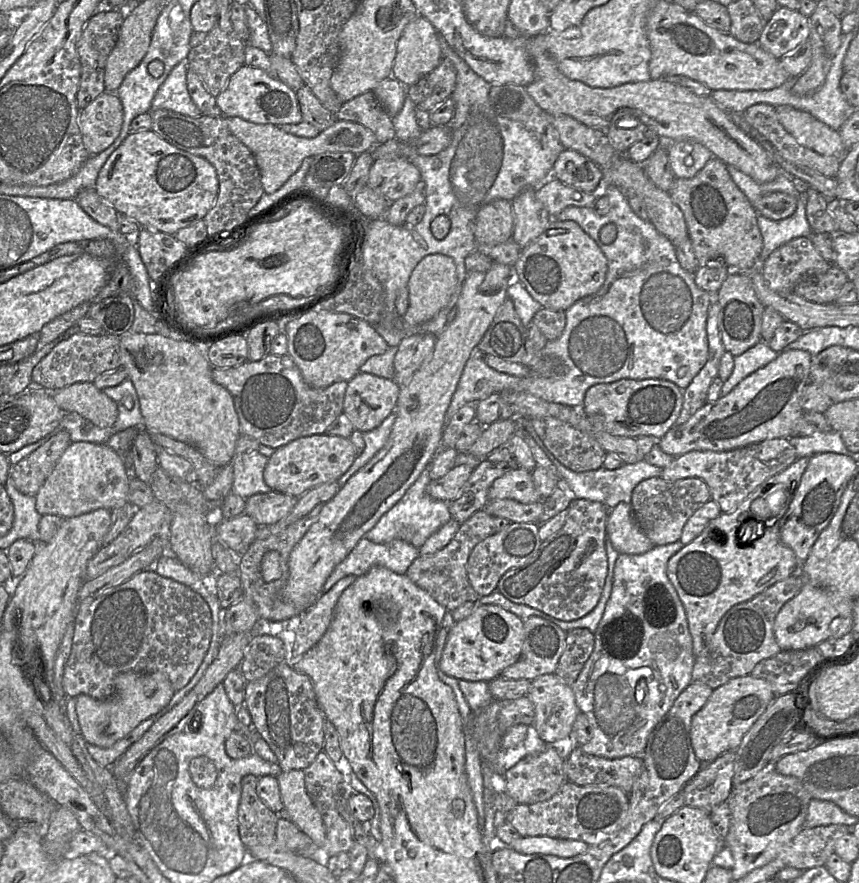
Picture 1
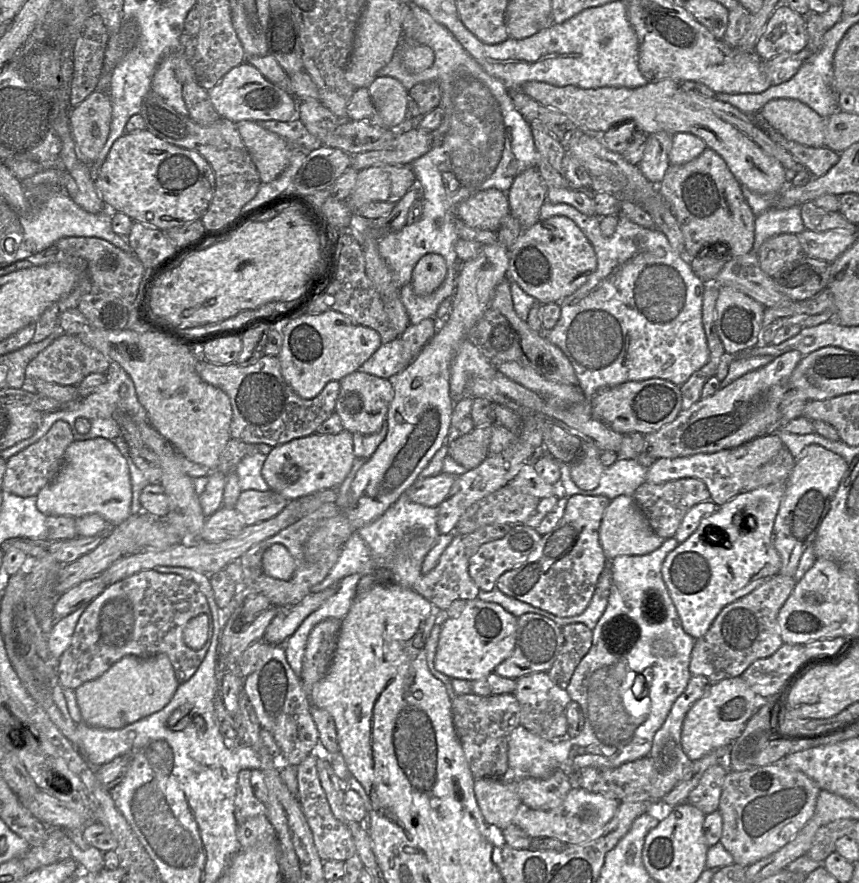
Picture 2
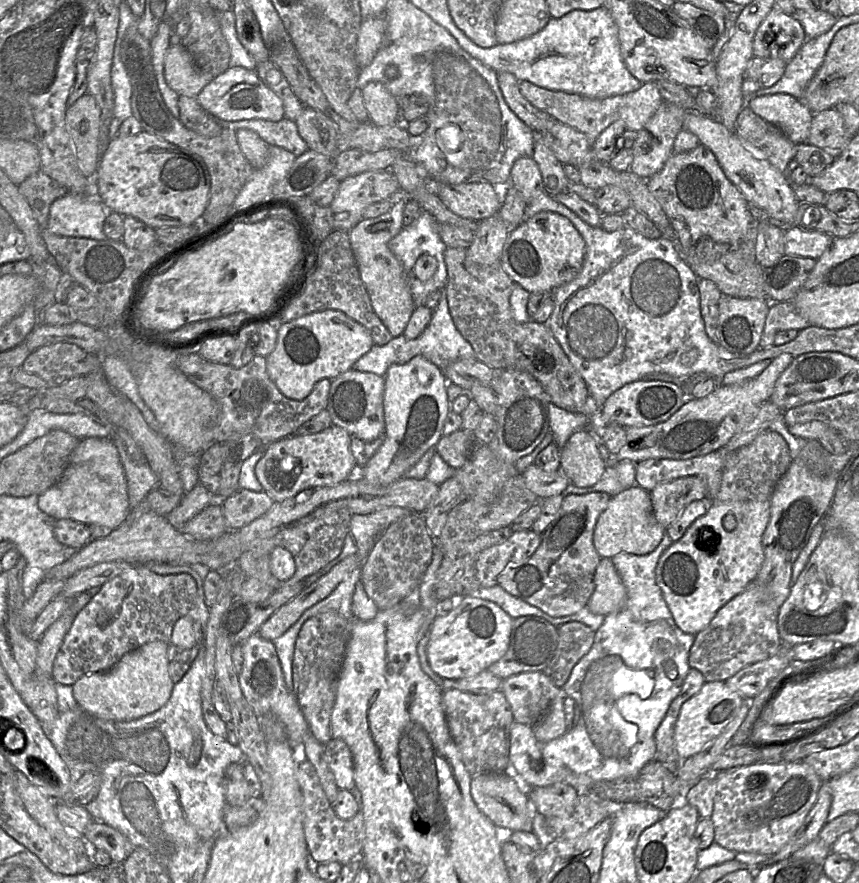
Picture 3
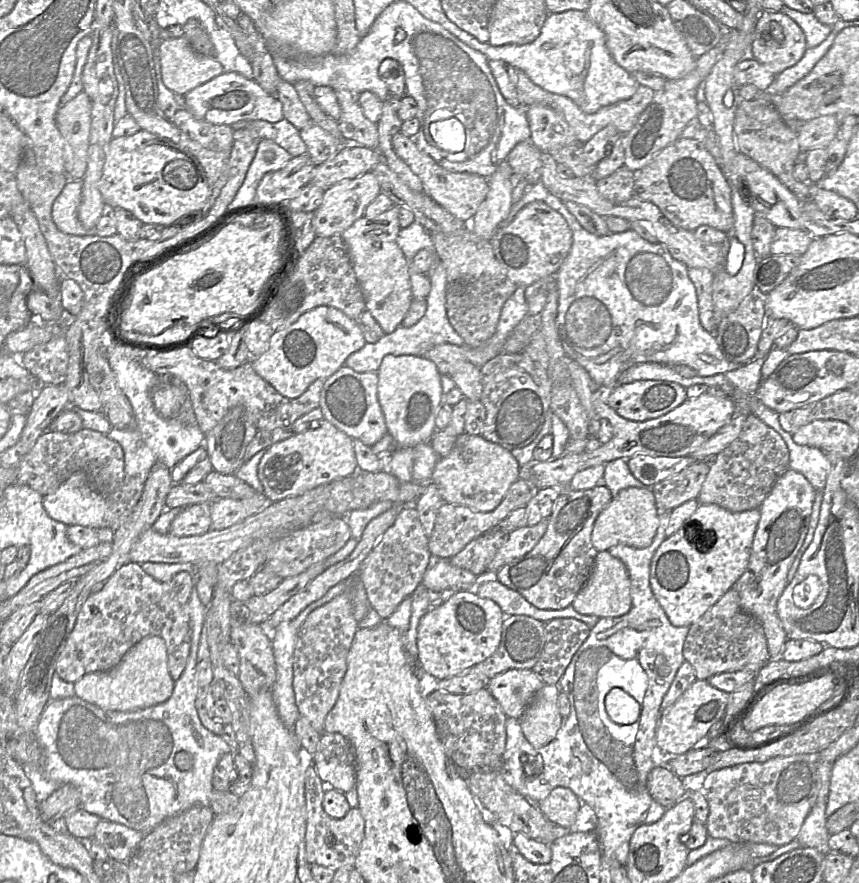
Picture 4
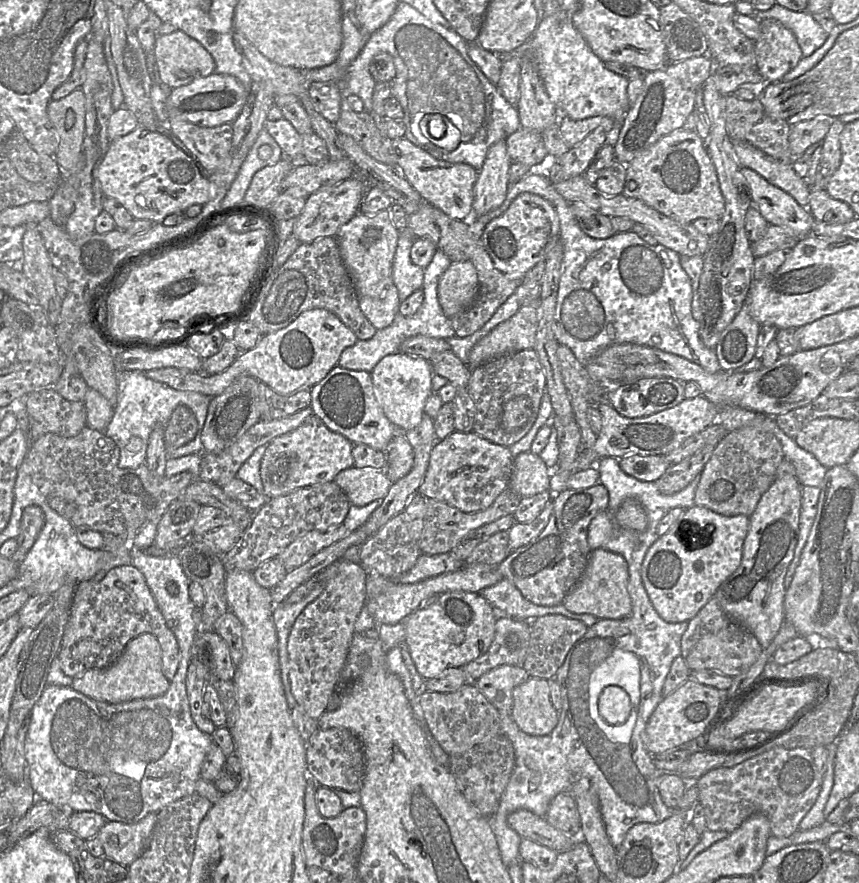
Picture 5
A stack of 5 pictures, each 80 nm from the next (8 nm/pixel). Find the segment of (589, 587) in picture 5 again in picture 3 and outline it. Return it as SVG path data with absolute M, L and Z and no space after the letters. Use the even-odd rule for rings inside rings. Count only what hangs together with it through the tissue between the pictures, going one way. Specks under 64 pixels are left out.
M601 558L594 576L595 588L587 607L594 614L607 616L626 603L626 589L610 558Z

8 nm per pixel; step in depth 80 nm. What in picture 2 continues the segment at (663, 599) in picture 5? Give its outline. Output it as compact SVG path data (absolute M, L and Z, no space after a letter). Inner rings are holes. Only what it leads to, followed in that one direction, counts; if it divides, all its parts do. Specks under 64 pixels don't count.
M786 484L769 485L744 492L701 520L696 531L671 551L662 564L662 578L679 614L684 631L695 640L706 634L720 611L730 603L748 595L780 573L781 558L773 545L773 528L785 494ZM706 528L710 532L701 537Z

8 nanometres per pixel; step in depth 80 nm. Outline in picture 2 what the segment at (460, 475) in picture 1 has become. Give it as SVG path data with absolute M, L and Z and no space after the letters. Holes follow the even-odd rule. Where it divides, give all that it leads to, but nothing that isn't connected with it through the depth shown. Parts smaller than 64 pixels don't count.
M448 473L417 479L404 494L414 503L436 507L447 497L456 477Z

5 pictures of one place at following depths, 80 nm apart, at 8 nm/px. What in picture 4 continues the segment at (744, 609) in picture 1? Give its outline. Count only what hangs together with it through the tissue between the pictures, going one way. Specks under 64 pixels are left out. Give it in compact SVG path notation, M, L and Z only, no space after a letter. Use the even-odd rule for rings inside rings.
M735 589L727 591L689 627L683 656L692 665L699 680L708 680L724 672L759 671L770 660L764 629L756 618L741 608L739 594Z

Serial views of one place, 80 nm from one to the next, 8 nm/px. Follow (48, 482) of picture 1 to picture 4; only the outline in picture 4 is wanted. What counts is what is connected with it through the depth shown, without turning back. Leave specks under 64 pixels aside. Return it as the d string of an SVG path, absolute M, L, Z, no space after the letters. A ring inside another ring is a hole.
M82 473L73 474L53 493L44 496L42 504L52 519L67 526L107 527L106 500L90 487Z

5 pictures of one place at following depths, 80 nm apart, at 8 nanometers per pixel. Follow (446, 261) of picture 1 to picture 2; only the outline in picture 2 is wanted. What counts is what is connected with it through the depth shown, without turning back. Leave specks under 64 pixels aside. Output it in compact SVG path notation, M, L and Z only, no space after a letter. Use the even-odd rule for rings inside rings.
M437 253L423 255L412 271L410 284L418 296L433 293L444 281L447 265L443 256Z

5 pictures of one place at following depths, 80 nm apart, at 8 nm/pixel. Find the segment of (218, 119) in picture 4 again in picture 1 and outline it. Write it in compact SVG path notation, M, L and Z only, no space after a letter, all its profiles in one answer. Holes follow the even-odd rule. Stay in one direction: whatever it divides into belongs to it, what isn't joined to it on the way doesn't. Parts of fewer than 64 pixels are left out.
M246 64L230 77L226 87L215 100L225 117L239 117L257 124L276 126L303 121L296 91L273 74Z

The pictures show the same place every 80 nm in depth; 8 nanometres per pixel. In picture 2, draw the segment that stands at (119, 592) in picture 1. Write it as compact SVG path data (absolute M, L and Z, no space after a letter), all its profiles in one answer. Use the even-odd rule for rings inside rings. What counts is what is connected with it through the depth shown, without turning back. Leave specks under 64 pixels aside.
M143 570L129 577L126 577L120 581L109 584L100 595L98 595L91 603L88 604L88 606L85 608L85 610L81 614L76 624L71 643L69 647L60 656L58 664L57 664L57 674L59 678L59 683L63 688L71 688L72 690L75 690L81 684L87 681L96 679L97 677L101 676L112 665L114 665L117 661L119 661L124 656L134 655L138 657L149 657L149 656L153 656L159 653L164 653L168 656L173 666L173 670L174 670L174 674L175 674L177 682L179 684L186 682L196 672L196 670L202 663L210 647L212 637L213 637L213 627L214 627L213 624L209 625L209 620L211 618L212 618L212 613L210 611L207 599L203 595L203 593L200 591L198 586L193 581L176 574L163 574L163 573L156 572L155 570ZM199 615L205 615L208 619L207 640L200 649L191 649L184 642L183 629L188 621L190 621L192 618Z

